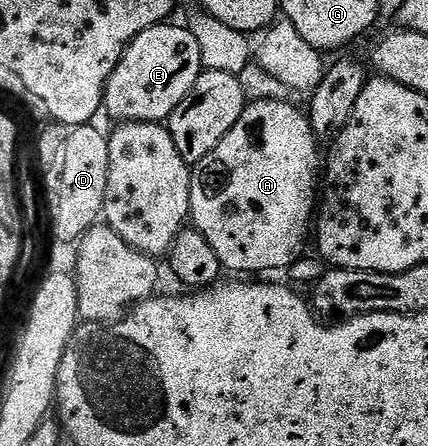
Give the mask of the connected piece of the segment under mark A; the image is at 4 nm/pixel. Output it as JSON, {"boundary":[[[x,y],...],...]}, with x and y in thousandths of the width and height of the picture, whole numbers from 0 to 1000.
{"boundary":[[[673,224],[664,226],[586,226],[579,229],[558,258],[558,276],[521,303],[521,321],[484,348],[463,370],[446,379],[446,446],[442,448],[442,475],[446,480],[449,502],[460,520],[484,536],[484,545],[512,572],[519,596],[528,605],[547,603],[554,617],[591,617],[582,612],[619,612],[626,603],[666,603],[673,594],[685,594],[694,585],[694,574],[713,558],[713,538],[727,531],[727,498],[736,487],[736,453],[745,442],[745,361],[741,370],[741,325],[745,309],[731,298],[729,276],[710,251],[703,253],[689,238],[675,235]]]}

